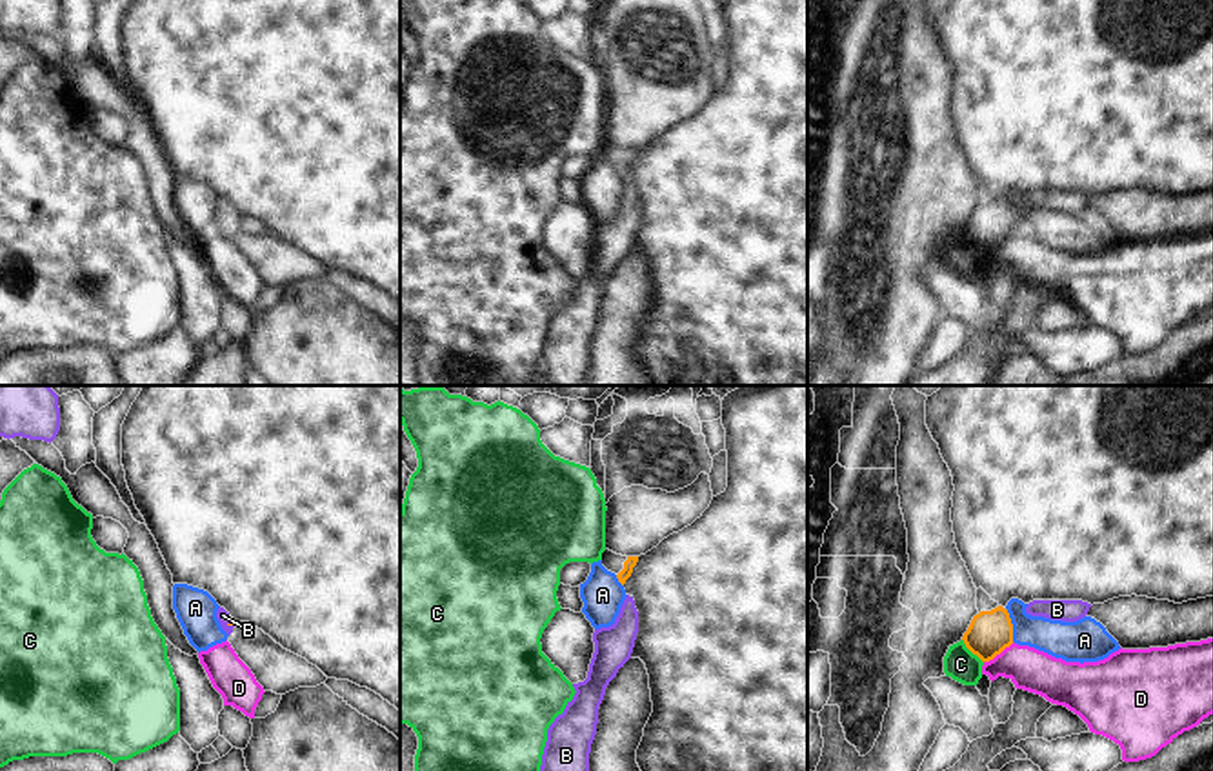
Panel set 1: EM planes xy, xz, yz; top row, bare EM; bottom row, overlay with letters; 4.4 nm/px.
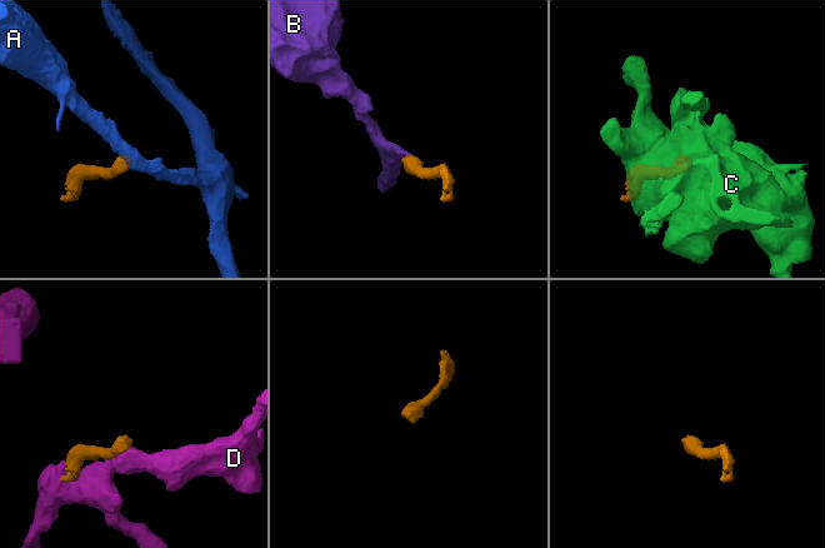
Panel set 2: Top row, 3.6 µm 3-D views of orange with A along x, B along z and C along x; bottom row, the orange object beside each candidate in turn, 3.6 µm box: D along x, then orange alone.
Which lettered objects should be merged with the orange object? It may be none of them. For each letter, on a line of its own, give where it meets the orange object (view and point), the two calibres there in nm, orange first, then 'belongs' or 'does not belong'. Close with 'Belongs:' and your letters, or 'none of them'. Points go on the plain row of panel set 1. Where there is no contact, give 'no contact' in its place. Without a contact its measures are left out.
A: yz (1012, 217) | 190/160 nm | does not belong
B: xy (230, 217) | 20/60 nm | belongs
C: yz (972, 244) | 190/150 nm | does not belong
D: yz (999, 246) | 190/190 nm | does not belong
Belongs: B

